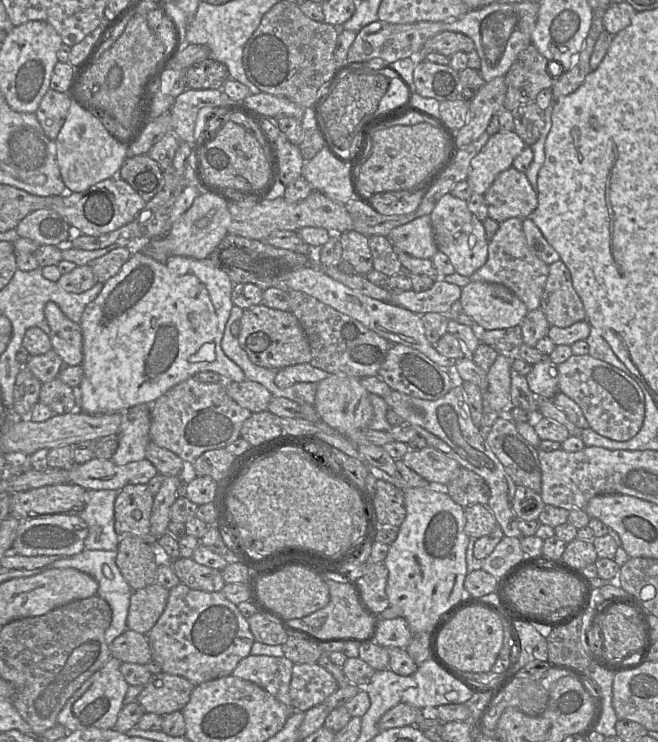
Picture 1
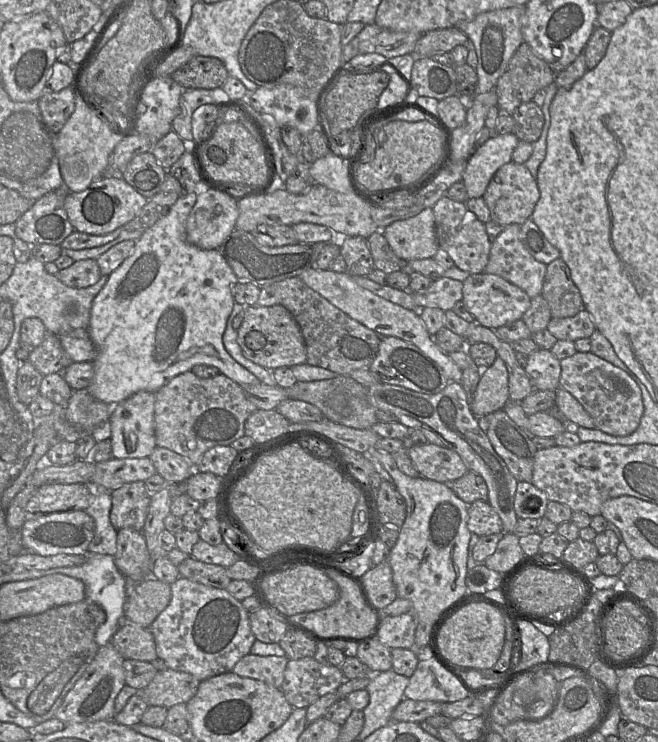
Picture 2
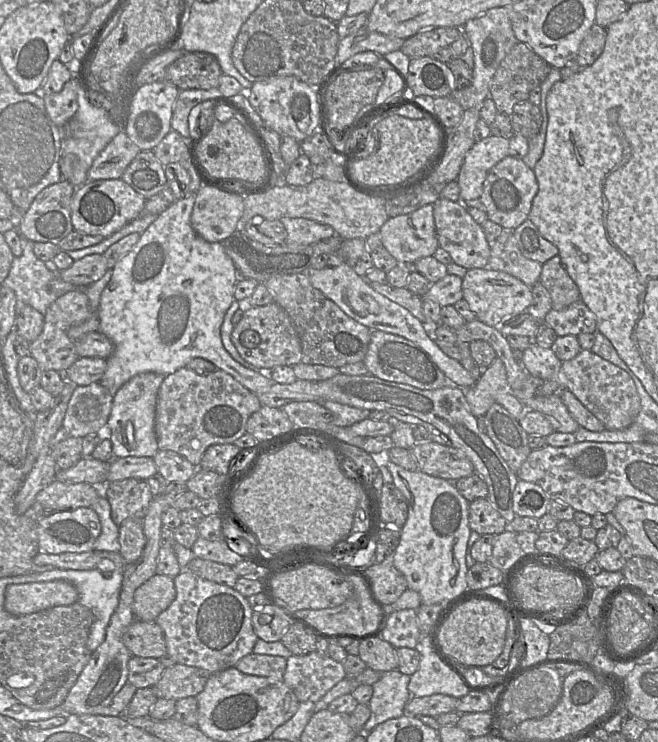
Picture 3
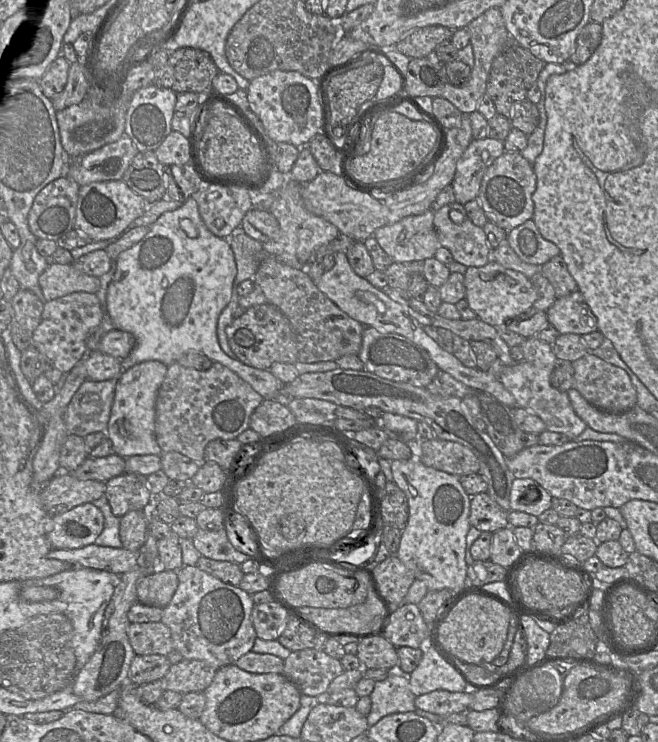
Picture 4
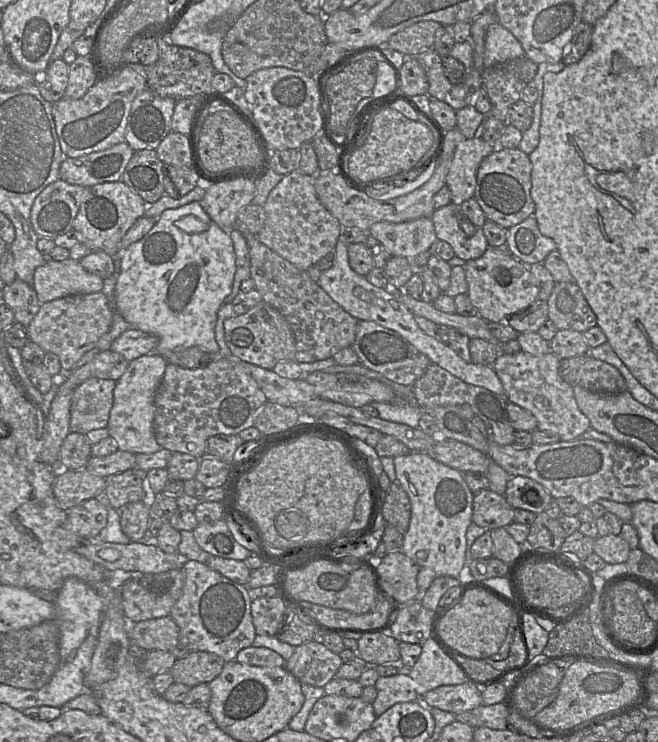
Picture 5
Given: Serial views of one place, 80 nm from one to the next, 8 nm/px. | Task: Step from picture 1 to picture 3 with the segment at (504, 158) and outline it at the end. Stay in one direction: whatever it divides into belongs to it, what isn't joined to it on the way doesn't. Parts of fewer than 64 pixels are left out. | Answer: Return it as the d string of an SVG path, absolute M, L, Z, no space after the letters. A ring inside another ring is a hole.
M488 136L472 146L457 177L460 199L453 202L466 203L480 198L488 172L508 156L509 144L509 137Z

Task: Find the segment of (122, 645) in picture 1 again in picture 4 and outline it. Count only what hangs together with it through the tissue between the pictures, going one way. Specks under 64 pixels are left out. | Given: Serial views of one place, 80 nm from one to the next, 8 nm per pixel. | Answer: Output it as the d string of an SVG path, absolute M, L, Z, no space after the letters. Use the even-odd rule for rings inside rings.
M162 621L131 623L128 638L136 655L167 656L173 650L171 631Z

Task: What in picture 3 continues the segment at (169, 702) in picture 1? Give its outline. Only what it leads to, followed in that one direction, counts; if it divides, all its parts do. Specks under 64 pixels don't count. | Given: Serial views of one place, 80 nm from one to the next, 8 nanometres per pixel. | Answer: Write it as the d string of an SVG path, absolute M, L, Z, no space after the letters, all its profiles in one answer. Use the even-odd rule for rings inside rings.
M175 664L165 668L160 680L153 687L157 698L180 700L196 697L204 688L211 673L193 666Z

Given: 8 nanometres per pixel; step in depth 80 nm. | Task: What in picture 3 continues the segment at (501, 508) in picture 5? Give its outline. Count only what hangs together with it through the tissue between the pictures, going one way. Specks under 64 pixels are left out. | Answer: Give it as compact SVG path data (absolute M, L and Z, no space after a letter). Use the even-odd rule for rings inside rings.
M477 498L469 504L469 526L480 535L498 535L508 528L508 522L494 508L488 498Z

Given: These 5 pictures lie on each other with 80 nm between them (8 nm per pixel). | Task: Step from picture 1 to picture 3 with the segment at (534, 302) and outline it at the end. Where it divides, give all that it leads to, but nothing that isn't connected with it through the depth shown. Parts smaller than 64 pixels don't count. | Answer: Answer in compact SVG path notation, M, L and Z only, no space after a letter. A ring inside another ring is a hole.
M503 229L491 244L490 259L485 268L508 273L531 288L539 281L542 272L541 263L521 253L511 229Z

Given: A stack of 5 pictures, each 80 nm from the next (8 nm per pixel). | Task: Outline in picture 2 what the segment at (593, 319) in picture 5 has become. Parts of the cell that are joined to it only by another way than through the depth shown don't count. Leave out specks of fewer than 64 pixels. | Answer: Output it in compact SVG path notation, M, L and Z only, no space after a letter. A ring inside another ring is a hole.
M583 309L573 317L551 318L547 329L557 340L589 338L596 329L590 313Z

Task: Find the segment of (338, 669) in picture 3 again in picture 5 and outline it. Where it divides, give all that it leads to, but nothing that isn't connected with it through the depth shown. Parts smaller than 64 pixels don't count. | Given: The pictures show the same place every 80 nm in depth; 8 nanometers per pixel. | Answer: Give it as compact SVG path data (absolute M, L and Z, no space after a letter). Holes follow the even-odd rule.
M314 640L295 647L285 668L302 684L324 687L343 664L340 655Z

